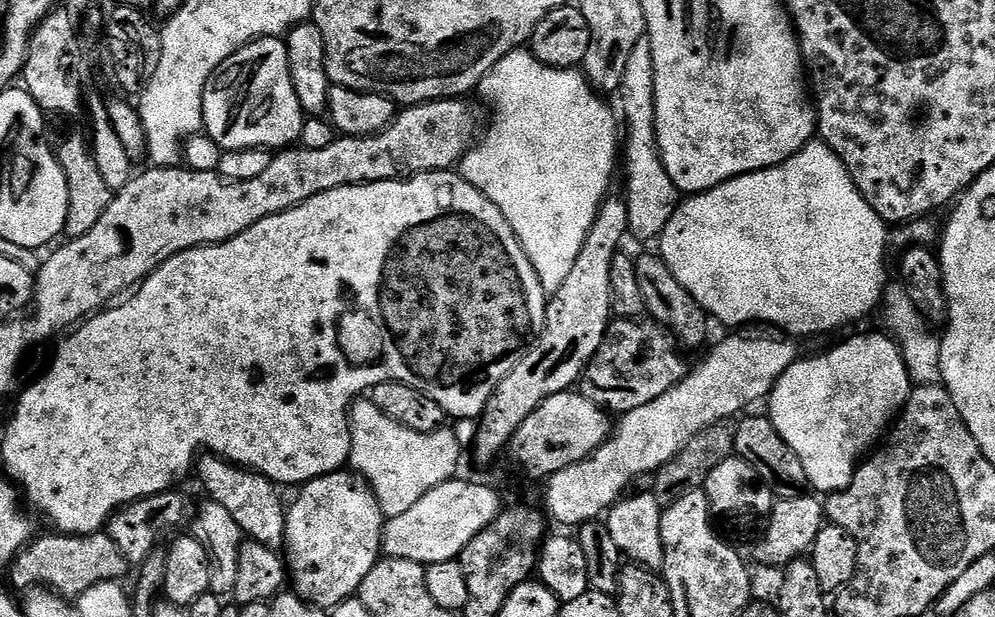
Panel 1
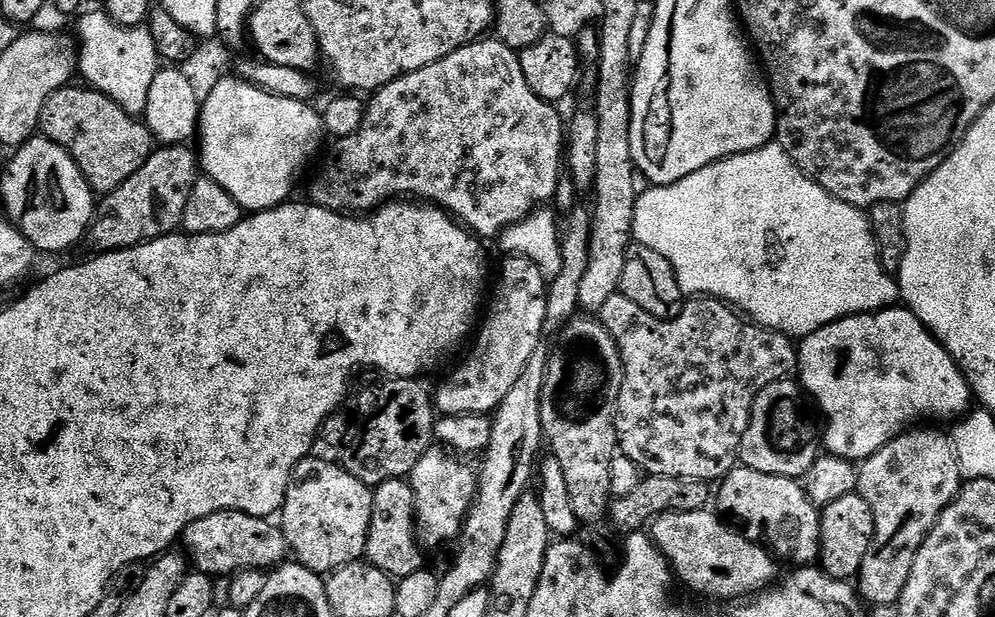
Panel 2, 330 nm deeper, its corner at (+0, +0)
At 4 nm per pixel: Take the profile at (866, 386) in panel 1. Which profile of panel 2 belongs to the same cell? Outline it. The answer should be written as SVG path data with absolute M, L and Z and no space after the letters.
M904 306L847 316L803 337L798 344L798 380L826 421L823 447L853 462L878 454L919 420L963 417L974 400L956 360Z

